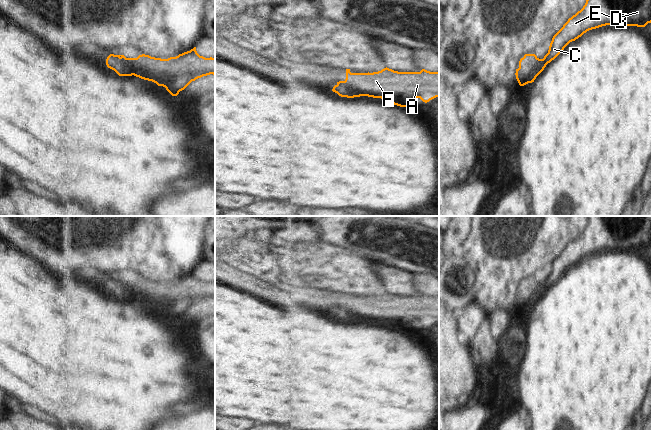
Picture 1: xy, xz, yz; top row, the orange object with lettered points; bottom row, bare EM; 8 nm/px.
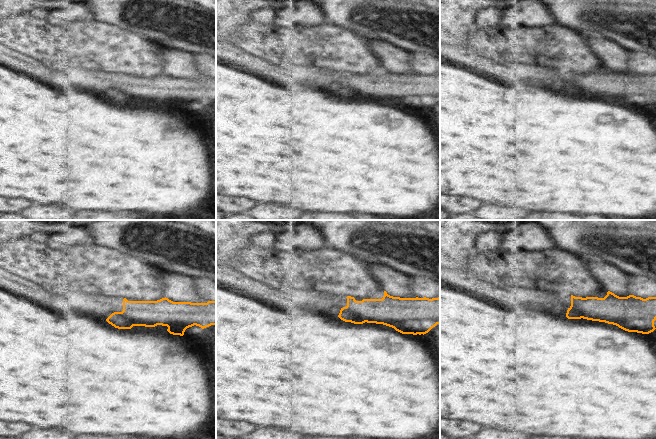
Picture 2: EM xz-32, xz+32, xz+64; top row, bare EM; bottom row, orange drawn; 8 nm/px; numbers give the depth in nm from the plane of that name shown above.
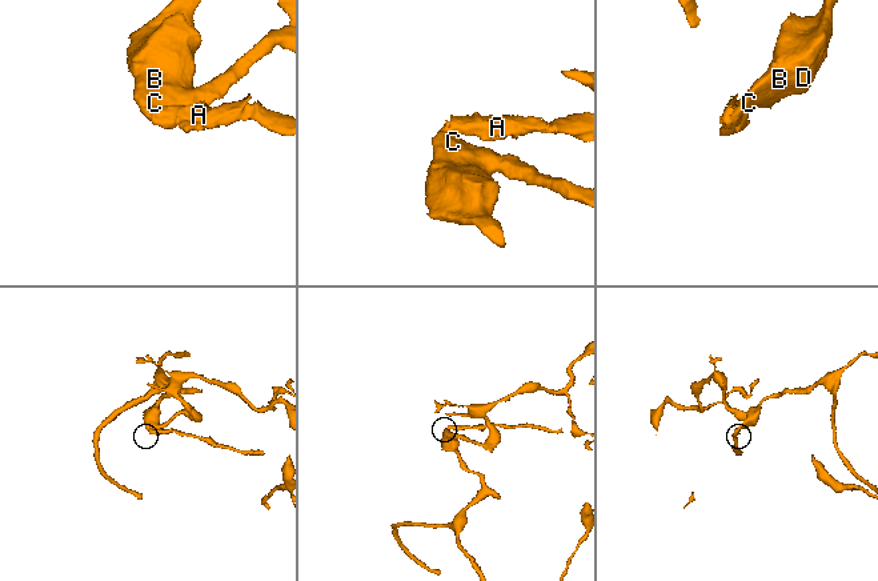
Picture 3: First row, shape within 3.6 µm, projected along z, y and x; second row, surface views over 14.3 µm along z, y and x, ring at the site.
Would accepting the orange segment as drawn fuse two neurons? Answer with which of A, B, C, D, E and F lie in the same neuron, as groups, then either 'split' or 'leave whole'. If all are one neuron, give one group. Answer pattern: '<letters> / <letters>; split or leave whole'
A F / B C D E; split

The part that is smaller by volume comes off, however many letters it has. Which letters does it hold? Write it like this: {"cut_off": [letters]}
{"cut_off": ["A", "F"]}

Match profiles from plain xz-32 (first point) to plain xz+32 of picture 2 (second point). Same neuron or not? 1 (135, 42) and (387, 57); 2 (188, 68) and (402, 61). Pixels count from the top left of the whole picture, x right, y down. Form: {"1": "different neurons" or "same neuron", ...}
{"1": "different neurons", "2": "same neuron"}

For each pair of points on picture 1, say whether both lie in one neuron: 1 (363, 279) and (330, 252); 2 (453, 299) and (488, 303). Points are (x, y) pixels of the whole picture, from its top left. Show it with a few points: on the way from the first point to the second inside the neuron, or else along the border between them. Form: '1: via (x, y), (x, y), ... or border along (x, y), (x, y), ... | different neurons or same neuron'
1: via (355, 273), (349, 271), (338, 260) | same neuron
2: border along (473, 277), (472, 301) | different neurons

